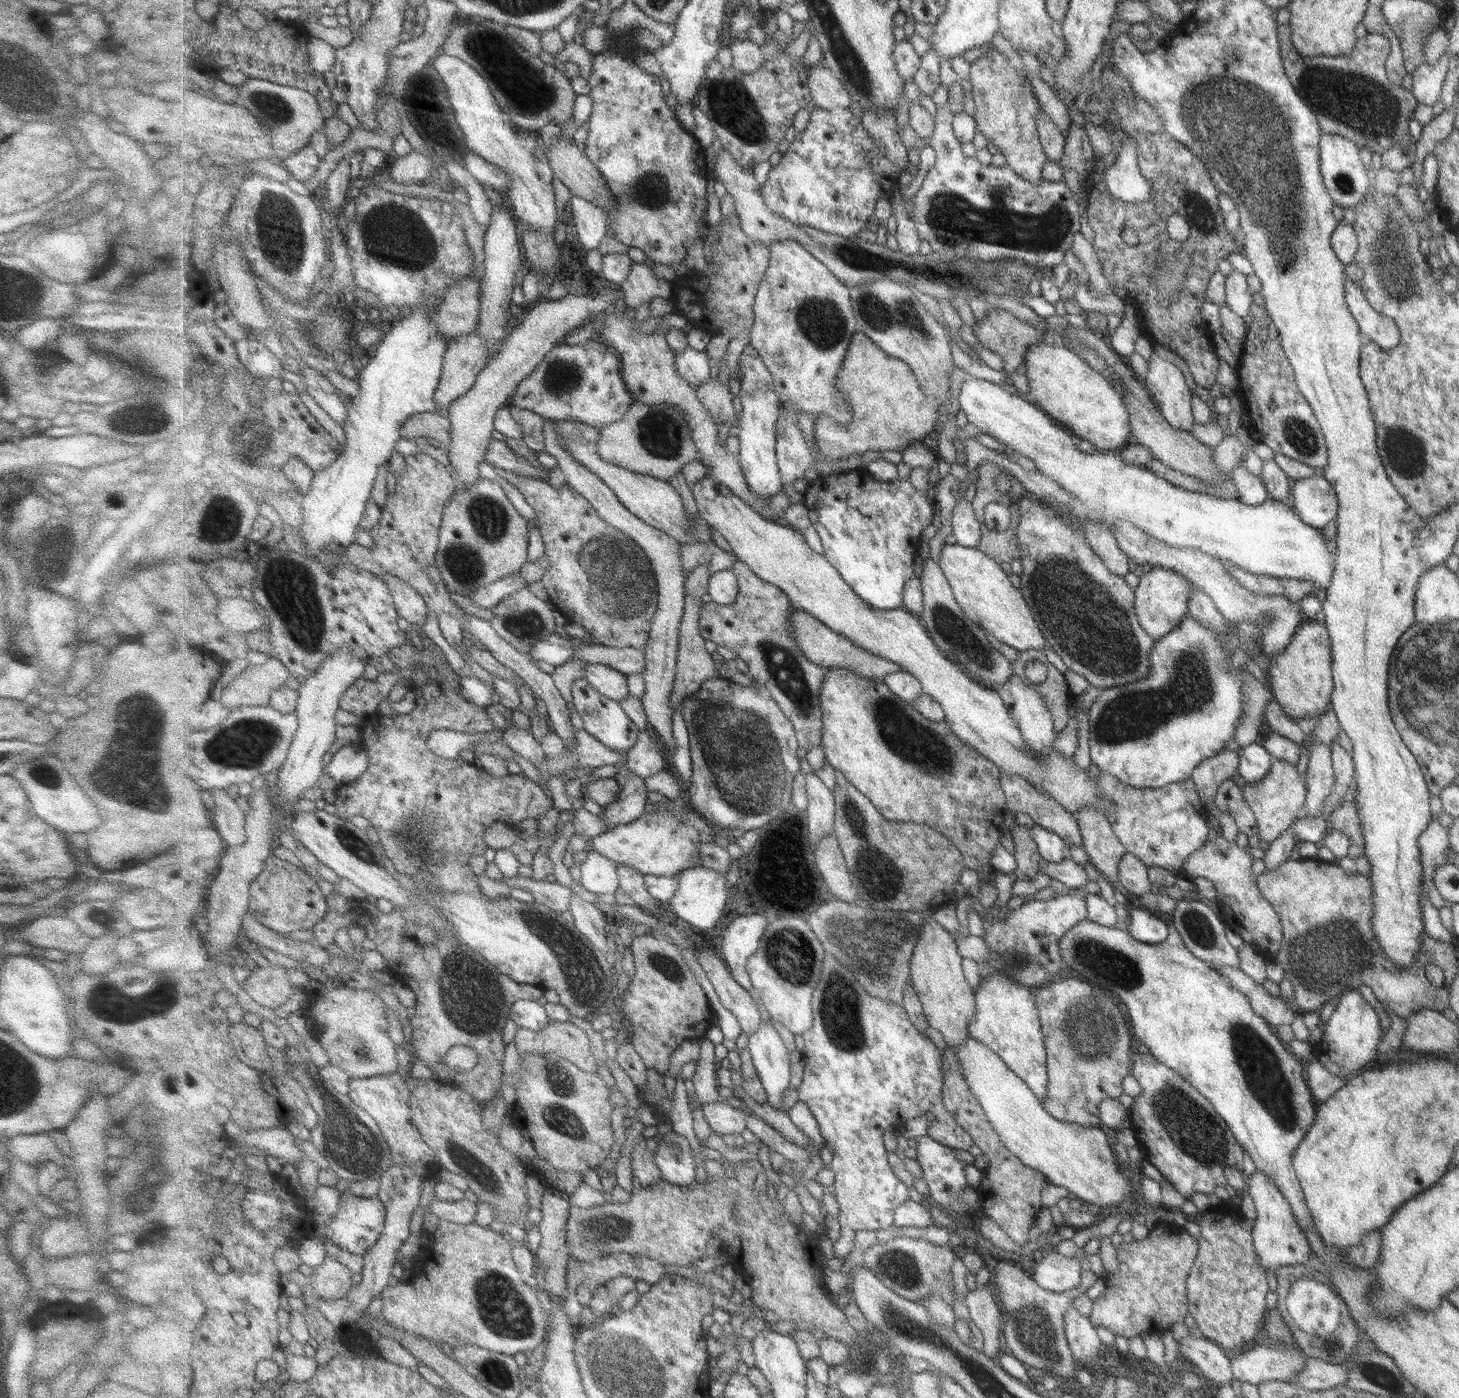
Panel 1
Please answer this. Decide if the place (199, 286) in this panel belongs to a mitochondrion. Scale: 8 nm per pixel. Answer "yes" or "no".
no

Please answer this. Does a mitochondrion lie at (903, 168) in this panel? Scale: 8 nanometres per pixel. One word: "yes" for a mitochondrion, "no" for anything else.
no

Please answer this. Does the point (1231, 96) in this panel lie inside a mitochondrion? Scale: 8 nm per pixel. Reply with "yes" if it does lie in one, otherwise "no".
yes

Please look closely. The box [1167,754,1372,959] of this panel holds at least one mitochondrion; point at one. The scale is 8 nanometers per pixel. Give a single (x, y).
(1197, 925)

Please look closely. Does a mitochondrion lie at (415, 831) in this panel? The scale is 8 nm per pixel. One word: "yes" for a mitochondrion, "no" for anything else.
yes

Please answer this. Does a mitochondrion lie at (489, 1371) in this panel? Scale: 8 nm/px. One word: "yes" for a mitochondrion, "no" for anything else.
no

